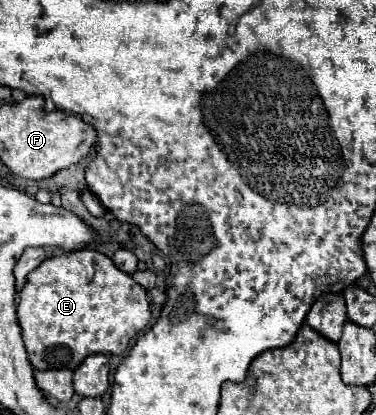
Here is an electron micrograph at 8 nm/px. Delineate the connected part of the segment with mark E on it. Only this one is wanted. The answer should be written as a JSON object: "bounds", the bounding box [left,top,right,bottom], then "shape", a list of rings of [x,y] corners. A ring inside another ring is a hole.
{"bounds":[17,248,151,370],"shape":[[[85,248],[45,258],[45,262],[41,262],[41,266],[33,270],[33,274],[29,274],[23,290],[19,292],[17,316],[23,328],[23,342],[33,368],[75,370],[91,354],[123,354],[129,342],[149,322],[151,308],[147,302],[147,292],[141,290],[131,274],[117,270],[111,258],[107,258],[99,250]]]}

